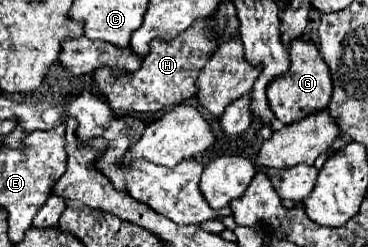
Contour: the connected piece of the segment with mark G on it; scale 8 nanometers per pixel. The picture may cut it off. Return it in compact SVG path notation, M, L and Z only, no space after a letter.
M295 38L289 44L289 58L291 58L291 68L289 72L277 76L275 80L269 82L267 86L267 100L269 106L275 114L277 120L281 120L283 124L291 124L301 120L307 114L313 114L317 110L327 108L329 100L331 100L331 76L329 76L329 68L325 64L325 60L321 58L317 46L313 40L303 40L303 38Z

